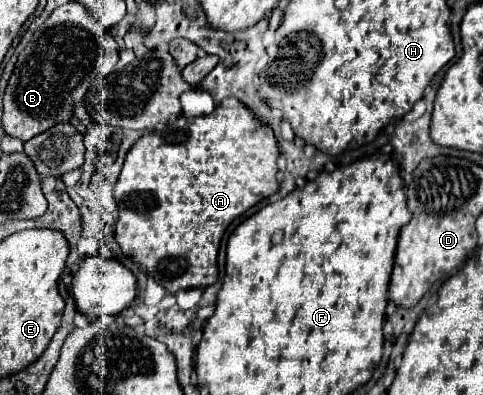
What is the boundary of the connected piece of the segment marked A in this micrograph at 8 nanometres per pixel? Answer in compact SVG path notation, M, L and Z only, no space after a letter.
M227 97L227 101L221 101L211 115L203 115L203 117L195 117L195 119L179 117L163 133L153 133L151 131L151 133L141 135L133 143L133 147L127 151L121 175L119 175L119 179L113 187L113 197L115 197L117 207L119 207L119 219L117 219L117 225L115 225L115 241L121 245L121 251L131 261L139 263L171 295L175 295L181 289L193 289L193 287L205 289L205 287L213 285L217 281L217 251L219 251L219 243L221 243L221 237L223 237L225 229L241 213L245 213L255 203L259 203L261 199L273 195L279 189L279 183L277 183L277 157L279 157L279 145L277 145L277 139L275 139L273 131L265 123L255 119L255 115L249 113L249 109L243 107L243 103L237 101L235 97Z

